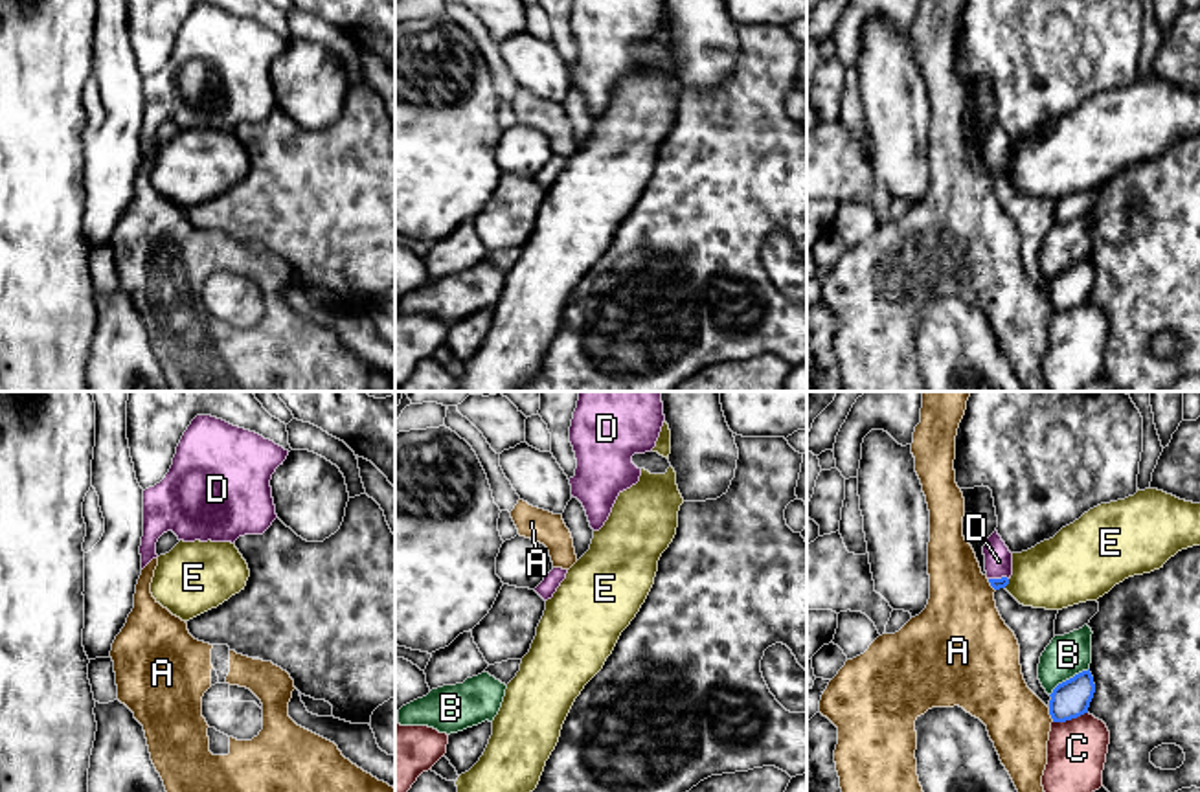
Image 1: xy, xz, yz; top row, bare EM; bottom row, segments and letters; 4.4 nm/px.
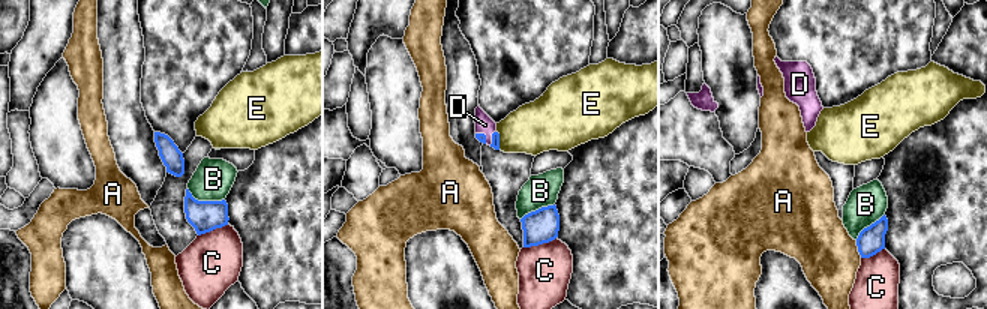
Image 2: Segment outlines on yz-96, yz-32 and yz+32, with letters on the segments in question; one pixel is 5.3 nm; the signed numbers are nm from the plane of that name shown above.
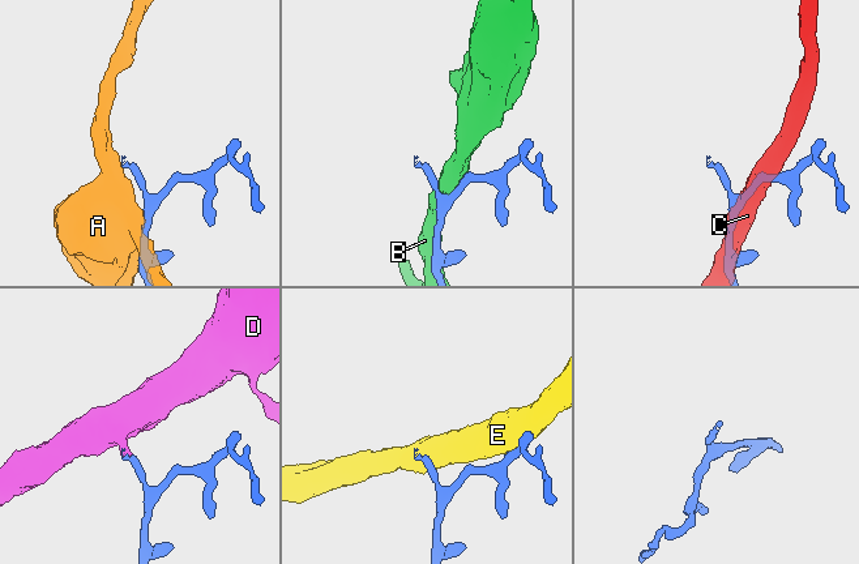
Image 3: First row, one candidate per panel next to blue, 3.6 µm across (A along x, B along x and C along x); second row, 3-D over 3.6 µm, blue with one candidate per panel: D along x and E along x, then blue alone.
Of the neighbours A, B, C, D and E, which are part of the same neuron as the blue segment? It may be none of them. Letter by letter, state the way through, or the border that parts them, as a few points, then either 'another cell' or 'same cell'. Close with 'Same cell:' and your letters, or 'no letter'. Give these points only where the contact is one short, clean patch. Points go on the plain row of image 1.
A: another cell
B: another cell
C: another cell
D: across yz (996, 171), (998, 168), (998, 149) | same cell
E: another cell
Same cell: D

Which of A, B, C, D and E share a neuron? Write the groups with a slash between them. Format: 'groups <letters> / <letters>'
groups A / B / C / D / E

